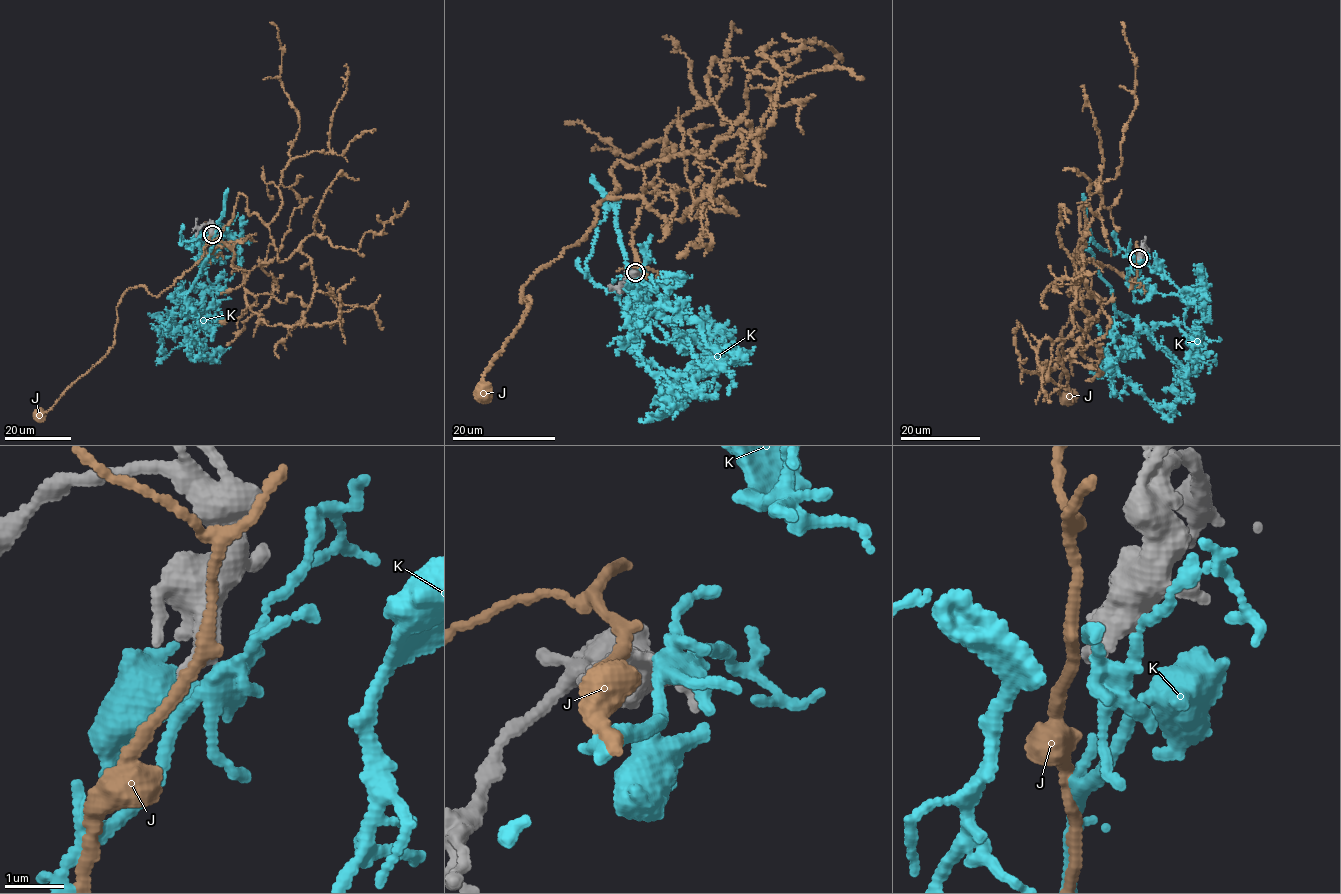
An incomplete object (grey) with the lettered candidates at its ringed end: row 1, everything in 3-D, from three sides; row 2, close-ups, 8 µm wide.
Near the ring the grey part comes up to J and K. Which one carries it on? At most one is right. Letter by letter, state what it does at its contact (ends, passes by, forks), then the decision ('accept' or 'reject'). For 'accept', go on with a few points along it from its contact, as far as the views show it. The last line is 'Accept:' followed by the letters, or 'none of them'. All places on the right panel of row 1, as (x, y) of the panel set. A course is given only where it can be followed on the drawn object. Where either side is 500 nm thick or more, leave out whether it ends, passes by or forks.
J: it passes by; reject
K: it forks; accept; course (1139, 259), (1140, 283), (1188, 304), (1200, 358), (1175, 324), (1117, 312), (1106, 352), (1175, 408)
Accept: K

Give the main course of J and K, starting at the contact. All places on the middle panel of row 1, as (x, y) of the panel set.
J: (635, 272), (637, 282), (642, 197), (601, 199), (586, 236), (526, 281), (521, 302), (531, 300), (484, 392)
K: (637, 272), (705, 362), (674, 398), (634, 352), (628, 287), (664, 286), (707, 345), (755, 347)

